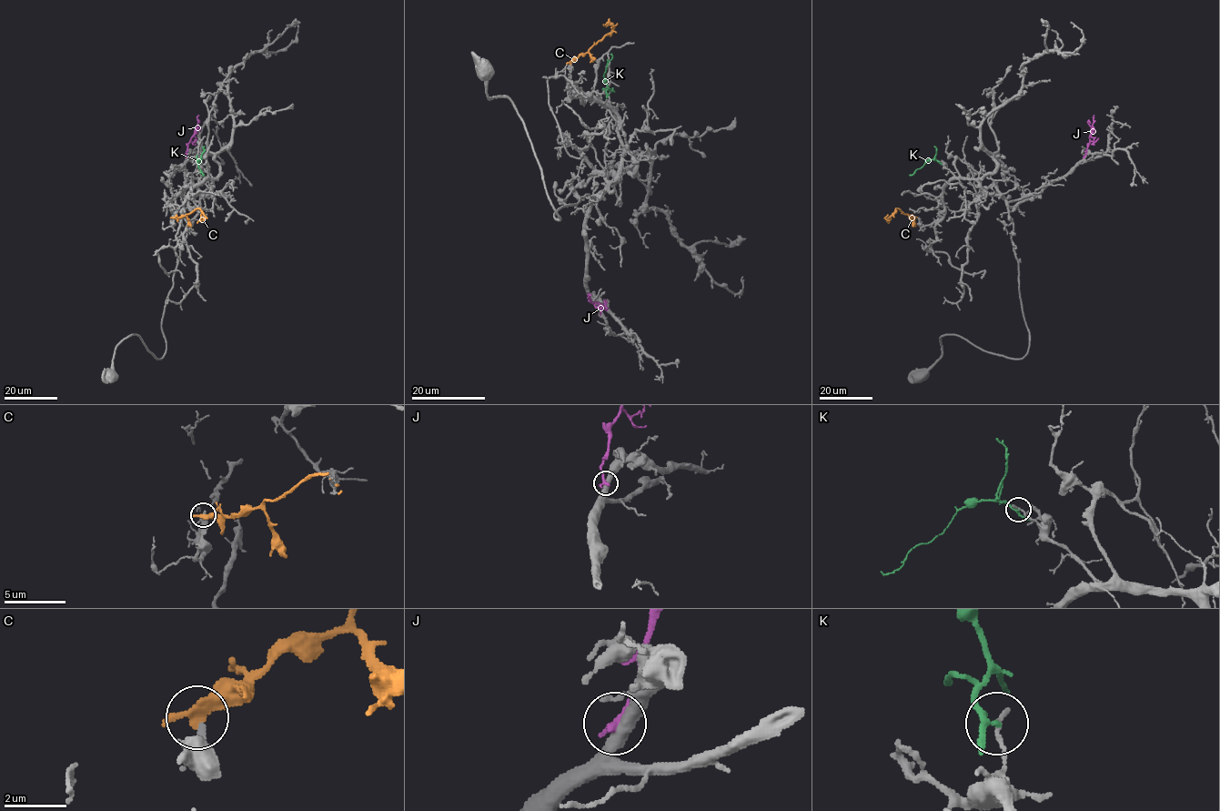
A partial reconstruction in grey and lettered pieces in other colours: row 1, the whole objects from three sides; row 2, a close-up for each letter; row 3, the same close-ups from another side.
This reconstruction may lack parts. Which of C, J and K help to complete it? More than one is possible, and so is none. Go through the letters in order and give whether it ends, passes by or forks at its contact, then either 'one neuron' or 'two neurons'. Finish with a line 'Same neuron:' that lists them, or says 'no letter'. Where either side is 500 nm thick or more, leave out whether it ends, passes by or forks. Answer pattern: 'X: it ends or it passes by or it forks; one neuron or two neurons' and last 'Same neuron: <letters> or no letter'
C: it ends; two neurons
J: it ends; two neurons
K: it passes by; two neurons
Same neuron: no letter

